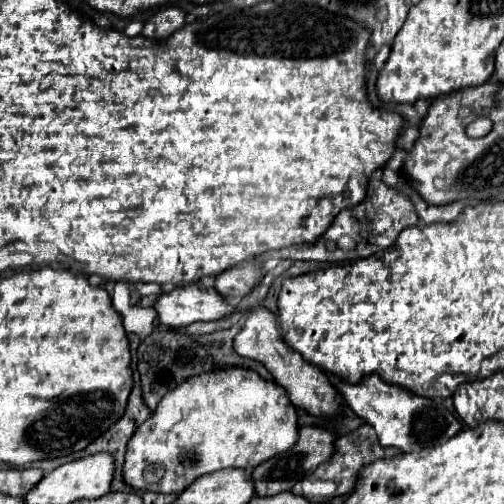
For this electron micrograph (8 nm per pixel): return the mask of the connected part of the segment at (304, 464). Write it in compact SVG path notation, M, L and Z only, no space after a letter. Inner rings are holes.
M300 427L300 437L292 445L290 451L286 451L282 455L276 455L274 459L270 459L270 461L252 469L252 483L254 483L256 495L266 497L266 495L290 491L294 487L294 483L298 483L300 479L310 475L320 463L324 463L334 453L332 443L334 443L334 433L318 429L318 427Z

